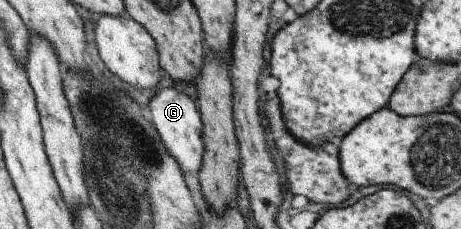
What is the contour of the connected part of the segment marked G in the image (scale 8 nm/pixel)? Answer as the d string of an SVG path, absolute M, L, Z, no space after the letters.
M163 88L155 92L155 96L149 102L151 108L150 121L155 126L161 142L165 144L167 152L177 160L183 174L199 172L203 164L205 154L203 141L203 122L199 120L199 112L195 108L195 102L181 90L175 88Z

